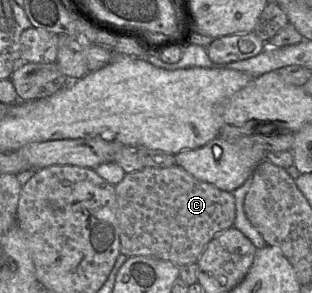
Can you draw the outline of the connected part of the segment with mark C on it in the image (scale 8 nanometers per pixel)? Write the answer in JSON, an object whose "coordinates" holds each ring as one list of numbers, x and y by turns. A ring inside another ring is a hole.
{"coordinates":[[178,165,168,168,145,167,140,171,126,173,123,180,114,187,120,231,120,253,127,257,147,256,168,260,178,266,195,263,214,236,233,227,235,221,236,205,232,192,200,181]]}

